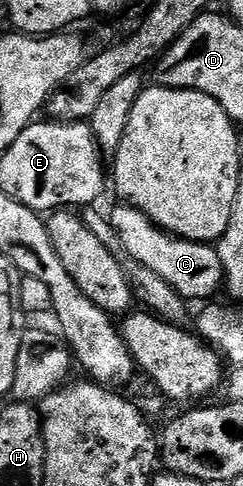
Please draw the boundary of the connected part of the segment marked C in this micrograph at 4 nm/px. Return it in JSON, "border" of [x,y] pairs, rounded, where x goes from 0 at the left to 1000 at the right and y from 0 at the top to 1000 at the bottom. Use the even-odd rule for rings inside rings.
{"border":[[[490,420],[449,451],[527,527],[580,539],[580,547],[630,556],[634,564],[671,572],[757,617],[774,621],[852,621],[897,593],[926,584],[909,531],[897,508],[831,502],[807,494],[753,494],[712,486],[671,469],[650,469],[597,438],[564,434],[527,420]]]}

